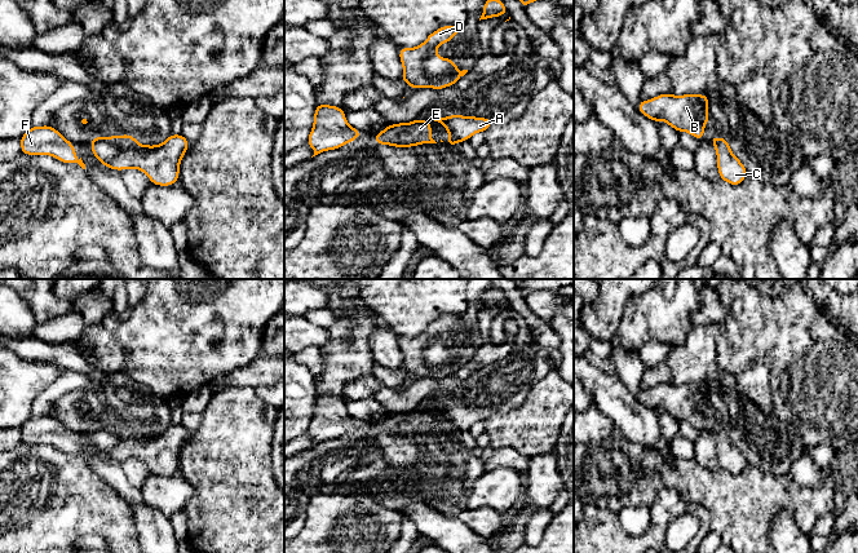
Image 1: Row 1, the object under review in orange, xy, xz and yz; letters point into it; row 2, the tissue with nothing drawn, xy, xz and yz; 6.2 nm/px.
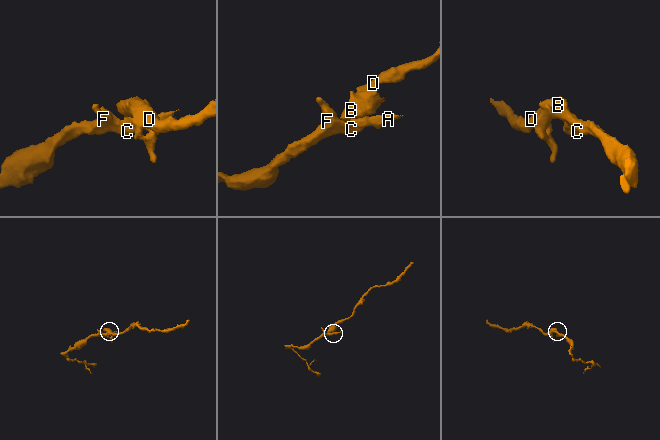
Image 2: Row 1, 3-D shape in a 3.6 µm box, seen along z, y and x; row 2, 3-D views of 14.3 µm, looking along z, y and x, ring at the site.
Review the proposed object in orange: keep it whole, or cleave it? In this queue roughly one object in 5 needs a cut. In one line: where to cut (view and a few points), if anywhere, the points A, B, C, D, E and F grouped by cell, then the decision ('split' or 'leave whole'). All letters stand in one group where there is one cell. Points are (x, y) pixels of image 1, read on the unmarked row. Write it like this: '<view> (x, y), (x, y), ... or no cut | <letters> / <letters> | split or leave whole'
xy (98, 427), (92, 430) | A C E F / B D | split

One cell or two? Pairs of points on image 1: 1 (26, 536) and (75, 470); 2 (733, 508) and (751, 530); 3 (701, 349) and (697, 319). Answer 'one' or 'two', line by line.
1: one
2: one
3: two

